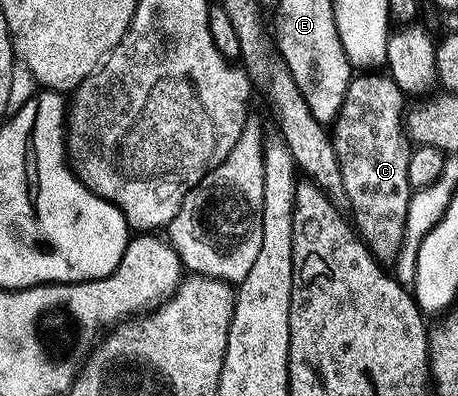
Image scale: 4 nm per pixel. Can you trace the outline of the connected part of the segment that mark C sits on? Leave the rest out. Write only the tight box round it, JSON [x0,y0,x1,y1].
[332,73,412,265]

